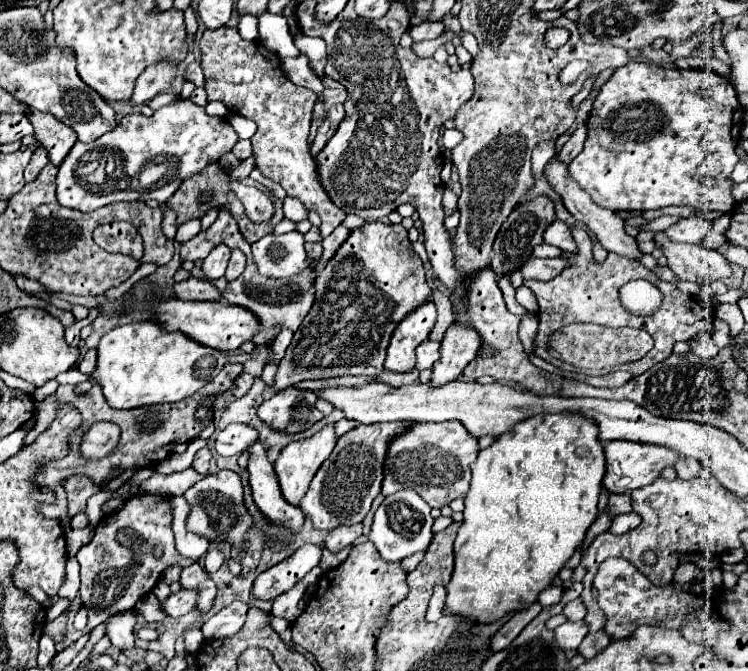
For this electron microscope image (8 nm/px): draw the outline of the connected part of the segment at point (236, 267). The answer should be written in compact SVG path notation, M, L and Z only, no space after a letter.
M233 249L233 251L231 251L231 259L229 259L229 267L227 267L227 271L225 271L225 277L227 277L227 281L233 281L233 279L237 279L237 277L243 273L243 269L245 269L245 263L247 263L247 259L245 259L243 251L239 251L239 249Z

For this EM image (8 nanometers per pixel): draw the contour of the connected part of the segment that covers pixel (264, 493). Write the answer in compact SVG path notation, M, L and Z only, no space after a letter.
M261 441L249 447L249 483L253 489L253 497L257 507L275 523L283 523L291 531L297 531L303 525L303 513L297 505L291 505L283 499L281 487L277 483L277 475L273 471L271 461L267 459L267 449Z

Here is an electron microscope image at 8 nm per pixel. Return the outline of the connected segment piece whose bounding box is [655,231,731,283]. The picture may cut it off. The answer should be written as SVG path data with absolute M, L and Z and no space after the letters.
M665 231L655 233L655 243L661 245L663 255L667 257L667 267L679 277L697 283L711 283L731 275L729 261L705 245L675 243L667 239Z

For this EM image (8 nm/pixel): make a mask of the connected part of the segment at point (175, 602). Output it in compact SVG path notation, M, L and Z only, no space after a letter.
M181 589L177 593L171 593L167 601L161 603L161 607L171 615L171 617L183 617L189 611L193 611L197 607L197 599L199 599L199 591L195 589Z

